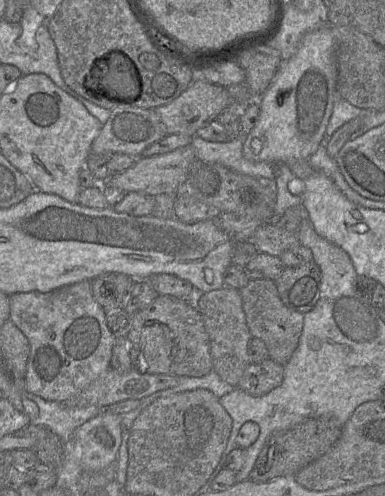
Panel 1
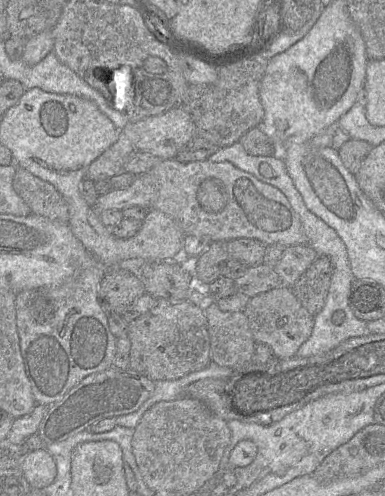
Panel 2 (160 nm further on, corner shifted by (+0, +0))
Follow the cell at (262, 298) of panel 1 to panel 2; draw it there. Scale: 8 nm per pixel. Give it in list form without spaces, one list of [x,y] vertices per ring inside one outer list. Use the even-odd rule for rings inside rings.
[[[277,287],[251,297],[244,313],[255,342],[267,345],[278,359],[295,357],[299,347],[311,336],[315,322],[314,316],[287,287]]]

